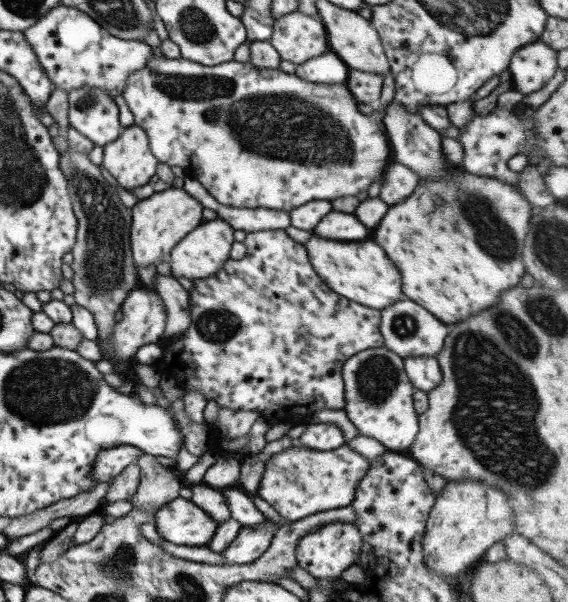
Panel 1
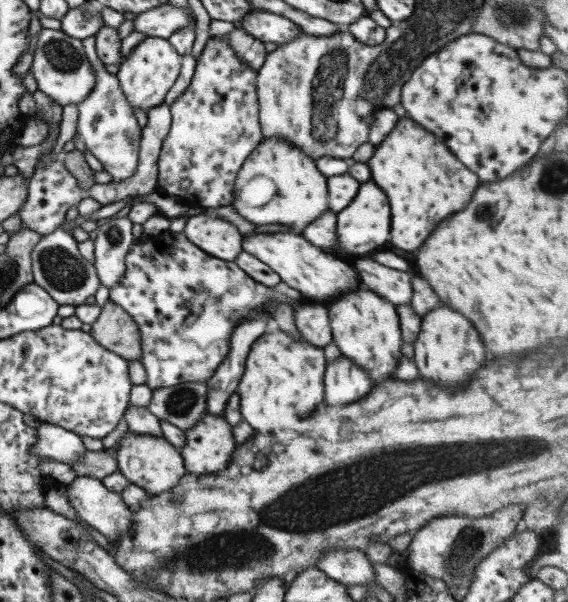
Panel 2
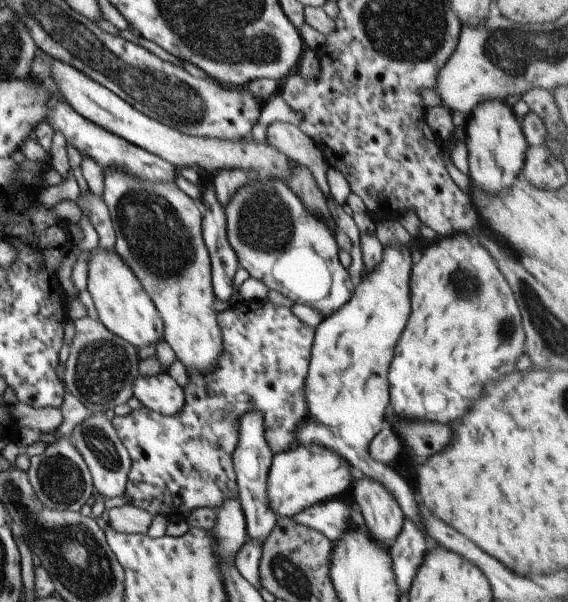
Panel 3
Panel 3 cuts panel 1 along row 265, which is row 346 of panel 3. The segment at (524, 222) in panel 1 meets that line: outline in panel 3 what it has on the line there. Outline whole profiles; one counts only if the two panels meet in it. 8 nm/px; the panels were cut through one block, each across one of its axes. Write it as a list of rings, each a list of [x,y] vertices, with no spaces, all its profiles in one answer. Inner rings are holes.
[[[466,233],[438,237],[434,244],[414,258],[419,260],[415,260],[409,278],[411,314],[401,336],[397,338],[387,372],[389,402],[397,418],[451,424],[469,410],[487,382],[513,372],[515,360],[523,350],[525,334],[517,304],[505,278],[499,274],[481,244],[473,242]]]

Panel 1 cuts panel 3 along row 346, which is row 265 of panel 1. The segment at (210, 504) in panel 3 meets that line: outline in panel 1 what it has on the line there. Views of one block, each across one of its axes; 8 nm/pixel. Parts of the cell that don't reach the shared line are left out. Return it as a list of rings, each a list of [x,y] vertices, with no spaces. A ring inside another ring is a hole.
[[[284,230],[248,232],[243,244],[246,246],[245,256],[242,256],[239,260],[228,258],[215,274],[204,279],[192,280],[192,288],[186,290],[189,297],[190,325],[185,329],[185,334],[181,334],[177,338],[161,339],[159,344],[162,346],[163,354],[157,363],[161,368],[160,373],[167,378],[177,380],[178,389],[198,390],[207,401],[214,400],[218,406],[231,410],[252,410],[261,416],[269,414],[269,416],[277,416],[277,418],[281,418],[281,416],[282,418],[285,418],[285,416],[302,417],[324,408],[342,411],[345,404],[341,374],[342,364],[356,352],[383,346],[379,332],[380,311],[357,304],[331,291],[313,270],[308,261],[305,247],[291,240]]]

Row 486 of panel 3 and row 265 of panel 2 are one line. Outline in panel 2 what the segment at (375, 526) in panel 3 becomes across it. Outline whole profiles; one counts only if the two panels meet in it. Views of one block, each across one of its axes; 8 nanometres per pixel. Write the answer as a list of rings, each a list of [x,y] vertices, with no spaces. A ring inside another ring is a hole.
[[[374,258],[359,259],[354,262],[359,282],[371,292],[389,301],[394,306],[409,303],[411,284],[405,272],[387,270]]]

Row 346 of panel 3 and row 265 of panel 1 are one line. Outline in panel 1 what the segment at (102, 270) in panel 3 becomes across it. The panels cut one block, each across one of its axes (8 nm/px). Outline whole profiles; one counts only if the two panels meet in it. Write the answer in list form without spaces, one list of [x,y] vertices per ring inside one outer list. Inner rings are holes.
[[[168,186],[162,192],[155,192],[145,200],[137,201],[130,208],[130,254],[134,269],[148,264],[155,265],[157,261],[167,261],[171,249],[203,222],[201,210],[203,207],[195,198],[191,198],[182,188],[173,186]]]

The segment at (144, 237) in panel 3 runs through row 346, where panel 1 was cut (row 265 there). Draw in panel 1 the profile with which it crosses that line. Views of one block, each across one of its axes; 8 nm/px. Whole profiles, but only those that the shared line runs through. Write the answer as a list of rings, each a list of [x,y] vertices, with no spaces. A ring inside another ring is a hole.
[[[216,218],[201,222],[171,249],[168,258],[170,276],[175,279],[178,276],[183,276],[192,281],[193,279],[204,279],[215,274],[228,259],[234,241],[233,231],[234,228],[223,219]]]

